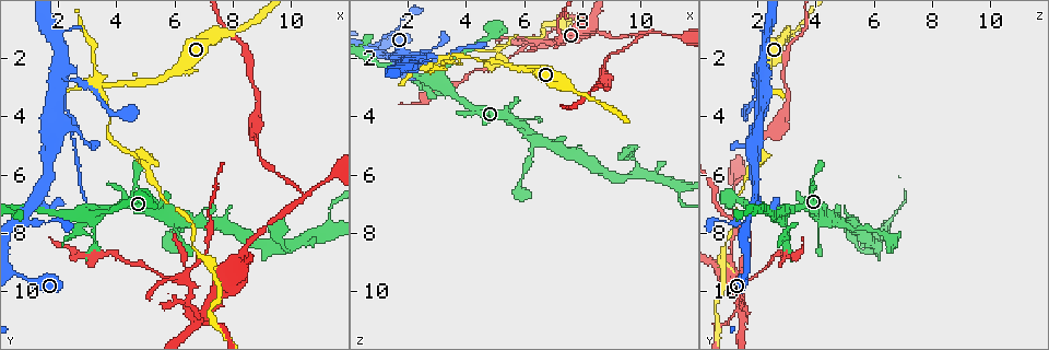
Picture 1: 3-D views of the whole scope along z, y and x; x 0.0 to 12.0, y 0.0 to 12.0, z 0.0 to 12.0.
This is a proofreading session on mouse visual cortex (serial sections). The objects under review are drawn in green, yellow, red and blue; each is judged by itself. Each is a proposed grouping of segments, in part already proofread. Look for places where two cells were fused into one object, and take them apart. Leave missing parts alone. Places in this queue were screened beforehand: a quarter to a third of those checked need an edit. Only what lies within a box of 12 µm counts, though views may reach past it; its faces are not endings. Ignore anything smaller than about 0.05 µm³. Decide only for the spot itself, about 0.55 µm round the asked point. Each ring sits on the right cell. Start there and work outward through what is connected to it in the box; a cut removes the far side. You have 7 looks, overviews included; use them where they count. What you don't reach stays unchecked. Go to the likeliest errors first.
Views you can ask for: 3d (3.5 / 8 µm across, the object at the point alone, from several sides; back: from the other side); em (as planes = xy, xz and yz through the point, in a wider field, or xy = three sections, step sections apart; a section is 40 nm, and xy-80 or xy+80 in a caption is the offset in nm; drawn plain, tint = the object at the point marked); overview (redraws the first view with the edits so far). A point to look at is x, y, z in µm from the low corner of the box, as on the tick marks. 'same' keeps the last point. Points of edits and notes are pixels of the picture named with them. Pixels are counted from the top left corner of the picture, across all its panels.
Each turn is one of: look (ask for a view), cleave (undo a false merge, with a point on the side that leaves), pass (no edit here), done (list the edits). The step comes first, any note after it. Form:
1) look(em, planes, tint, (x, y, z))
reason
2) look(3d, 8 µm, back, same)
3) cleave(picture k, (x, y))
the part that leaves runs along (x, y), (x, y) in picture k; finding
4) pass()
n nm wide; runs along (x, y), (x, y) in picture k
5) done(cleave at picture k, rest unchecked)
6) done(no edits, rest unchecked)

look(3d, 8 µm, (6.9, 10.8, 1.5))

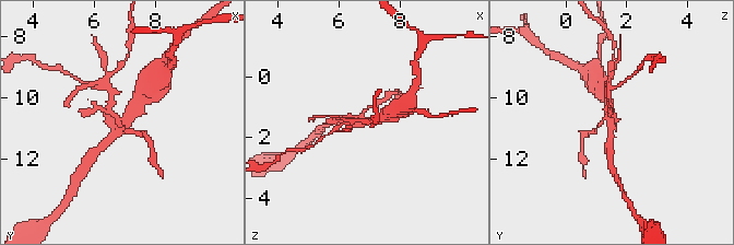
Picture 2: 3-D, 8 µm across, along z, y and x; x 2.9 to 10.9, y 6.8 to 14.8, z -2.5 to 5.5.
look(em, xy, step 1, tint, (6.8, 10.7, 1.5))
need the tissue

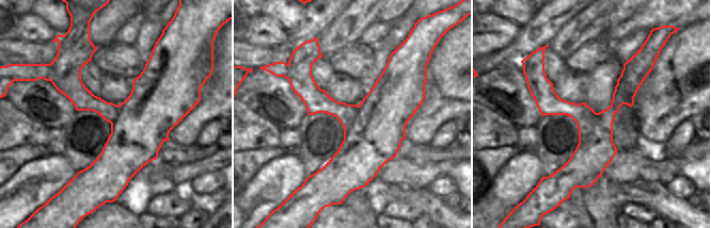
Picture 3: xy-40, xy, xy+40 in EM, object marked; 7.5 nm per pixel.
cleave(picture 2, (113, 91))
the part that leaves runs along (118, 118), (108, 111), (111, 93), (98, 88) in picture 2; two cells meet here

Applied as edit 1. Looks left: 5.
look(3d, 3.5 µm, back, (3.4, 2.9, 2.0))
a narrow waist

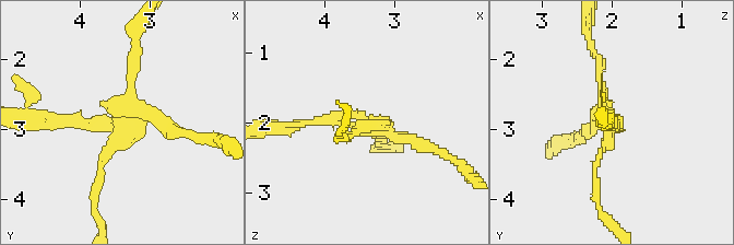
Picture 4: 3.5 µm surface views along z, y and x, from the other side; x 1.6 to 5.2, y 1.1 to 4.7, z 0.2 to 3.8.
look(em, xy, step 1, tint, (3.45, 2.90, 1.90))
need the tissue

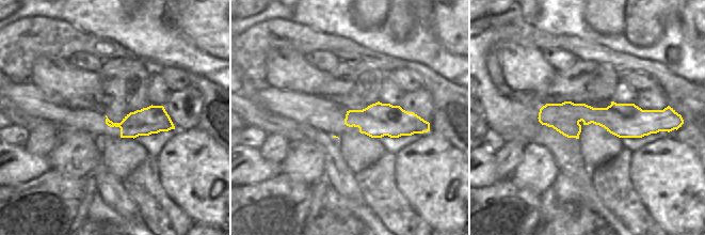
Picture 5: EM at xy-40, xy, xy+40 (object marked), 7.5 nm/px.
cleave(picture 4, (132, 93))
two cells meet here

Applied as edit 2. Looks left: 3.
look(3d, 3.5 µm, (3.2, 8.0, 3.0))
abrupt turn

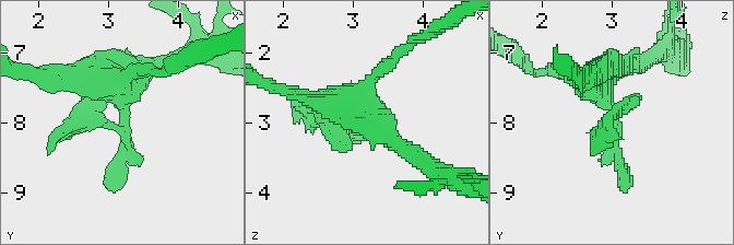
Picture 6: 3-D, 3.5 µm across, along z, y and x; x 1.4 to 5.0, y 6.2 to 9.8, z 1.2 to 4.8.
look(em, planes, tint, (3.10, 8.05, 2.95))
shape alone is not enough

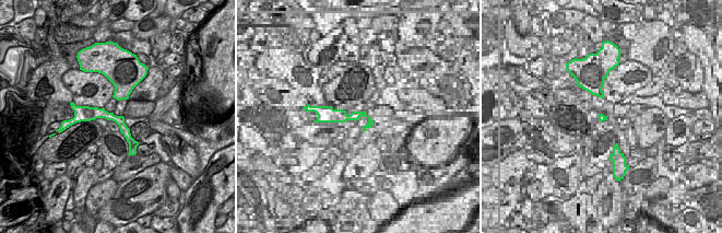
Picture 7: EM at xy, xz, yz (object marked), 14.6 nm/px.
cleave(picture 6, (77, 124))
160 nm wide; the part that leaves runs along (111, 125), (68, 128), (47, 155) in picture 6; two cells meet here

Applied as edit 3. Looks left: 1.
done(cleave at picture 2, cleave at picture 4, cleave at picture 6, rest unchecked)

